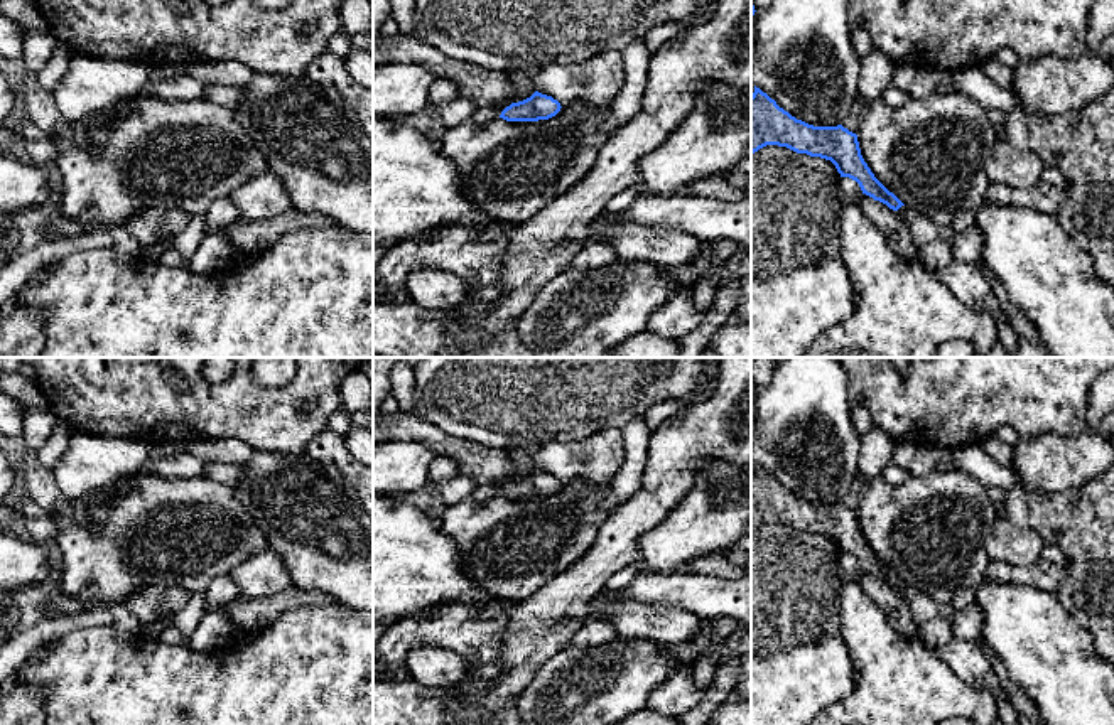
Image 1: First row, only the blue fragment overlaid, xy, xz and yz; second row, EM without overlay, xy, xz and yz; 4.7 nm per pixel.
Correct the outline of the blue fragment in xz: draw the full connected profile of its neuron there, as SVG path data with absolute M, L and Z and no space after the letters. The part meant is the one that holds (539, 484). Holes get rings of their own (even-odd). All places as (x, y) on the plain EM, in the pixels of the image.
M535 469L530 475L506 484L500 496L506 499L538 499L555 494L560 486L557 477Z

